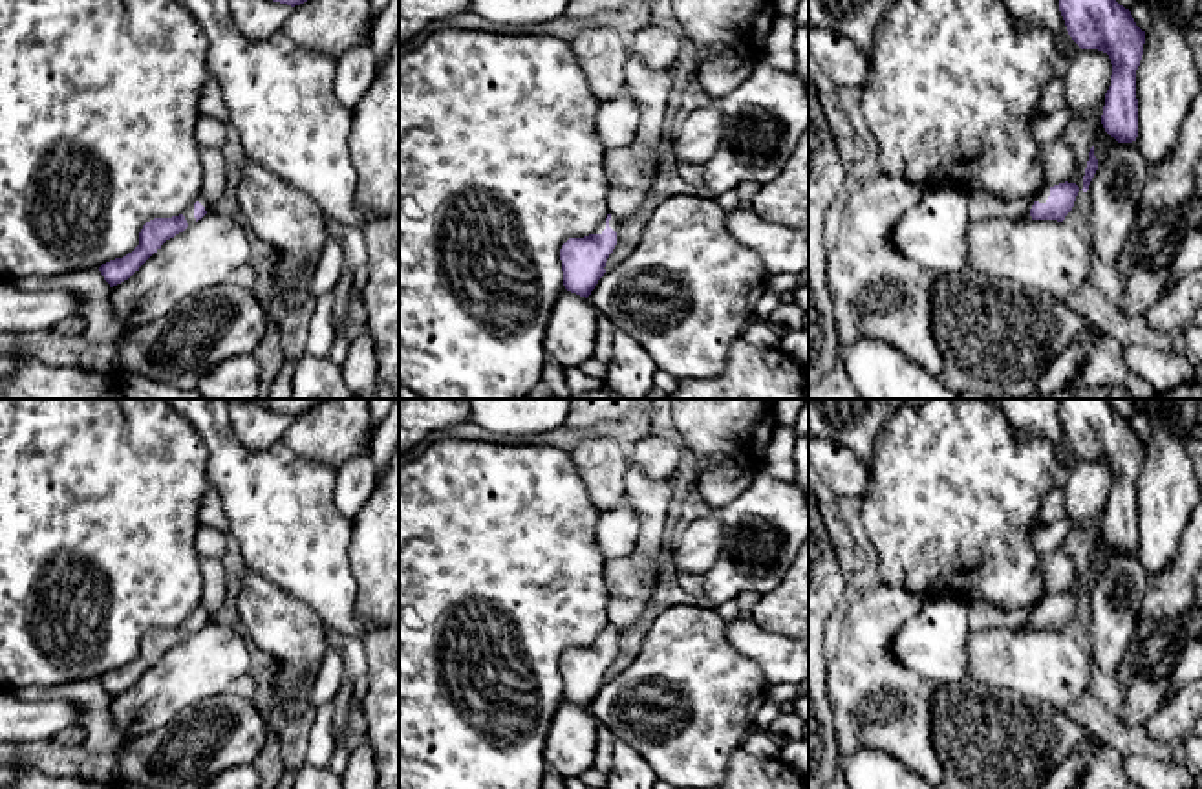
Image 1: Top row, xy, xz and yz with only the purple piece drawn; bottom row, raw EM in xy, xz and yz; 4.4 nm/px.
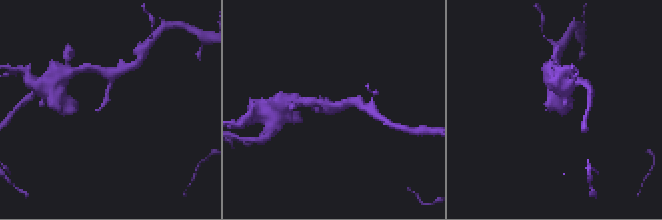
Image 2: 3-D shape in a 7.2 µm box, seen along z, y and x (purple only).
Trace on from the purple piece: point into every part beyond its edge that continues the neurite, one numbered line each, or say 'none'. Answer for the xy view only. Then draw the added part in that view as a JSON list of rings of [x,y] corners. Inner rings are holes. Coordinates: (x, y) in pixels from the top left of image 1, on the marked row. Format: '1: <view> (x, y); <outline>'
1: xy (189, 215); [[[201,194],[198,196],[196,201],[199,201],[199,203],[205,207],[207,212],[210,211],[209,201],[207,201]],[[192,201],[192,203],[187,207],[187,211],[183,212],[183,216],[185,216],[185,220],[187,220],[188,225],[196,223],[196,218],[194,218],[194,203],[196,203],[196,201]]]

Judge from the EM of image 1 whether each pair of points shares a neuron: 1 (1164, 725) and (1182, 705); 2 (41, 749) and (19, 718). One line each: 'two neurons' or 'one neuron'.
1: one neuron
2: two neurons

